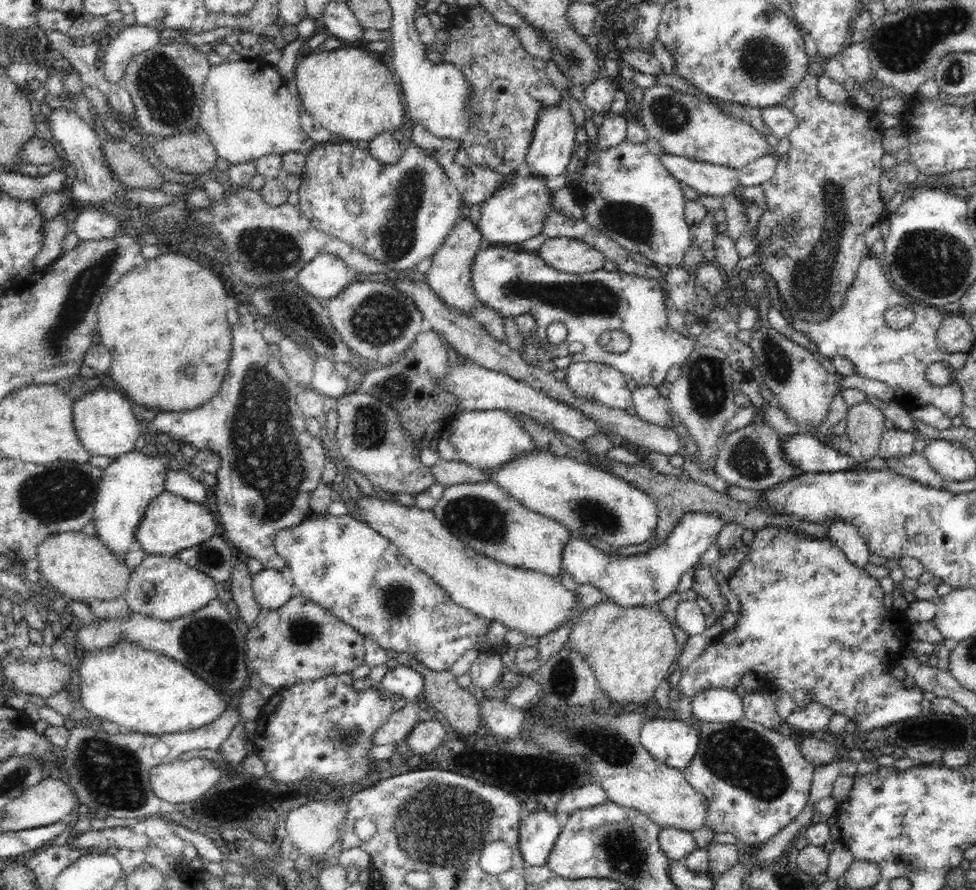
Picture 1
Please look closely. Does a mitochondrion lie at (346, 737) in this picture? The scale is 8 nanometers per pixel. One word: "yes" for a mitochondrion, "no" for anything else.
yes

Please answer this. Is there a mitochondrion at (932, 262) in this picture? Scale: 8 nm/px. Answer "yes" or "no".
yes

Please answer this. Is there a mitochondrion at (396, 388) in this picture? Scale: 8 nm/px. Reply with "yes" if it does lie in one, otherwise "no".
yes

